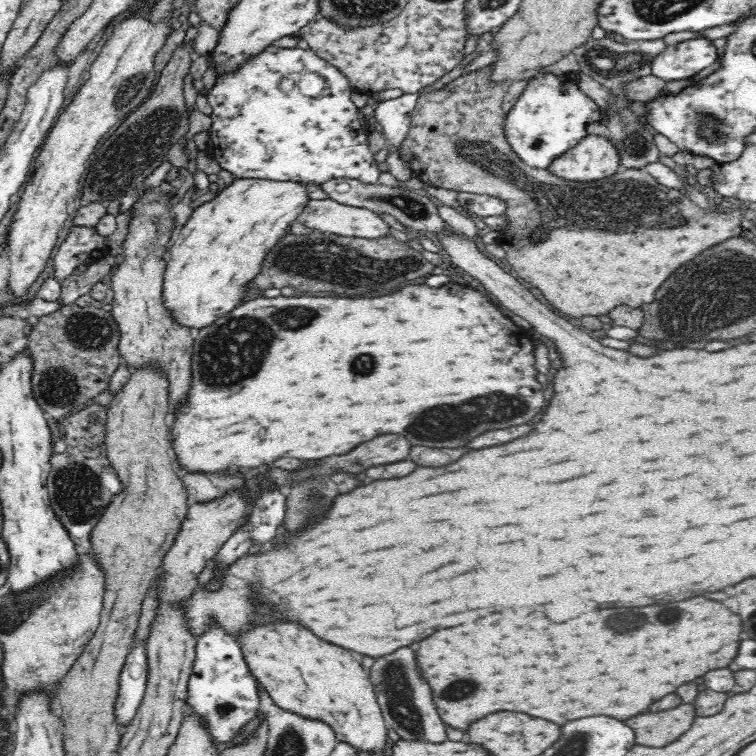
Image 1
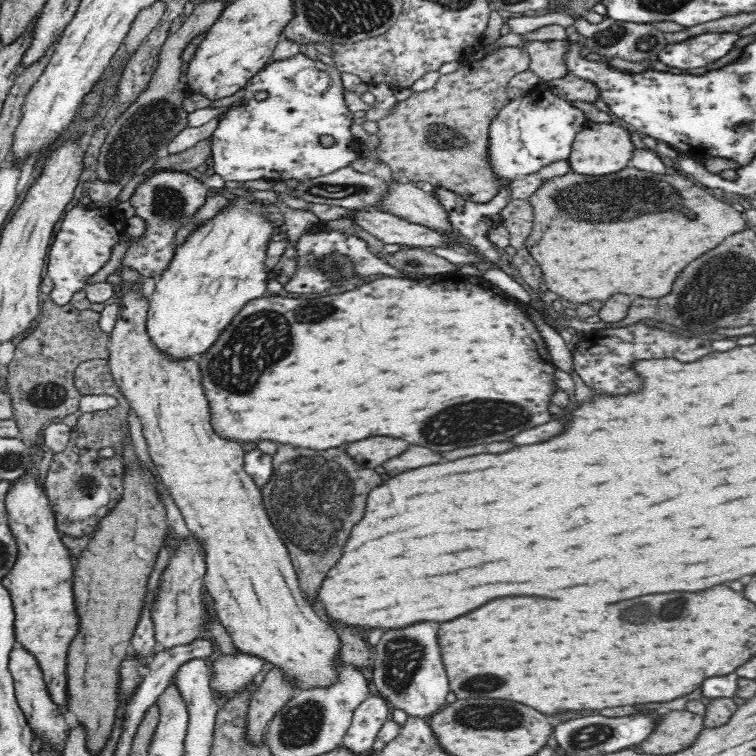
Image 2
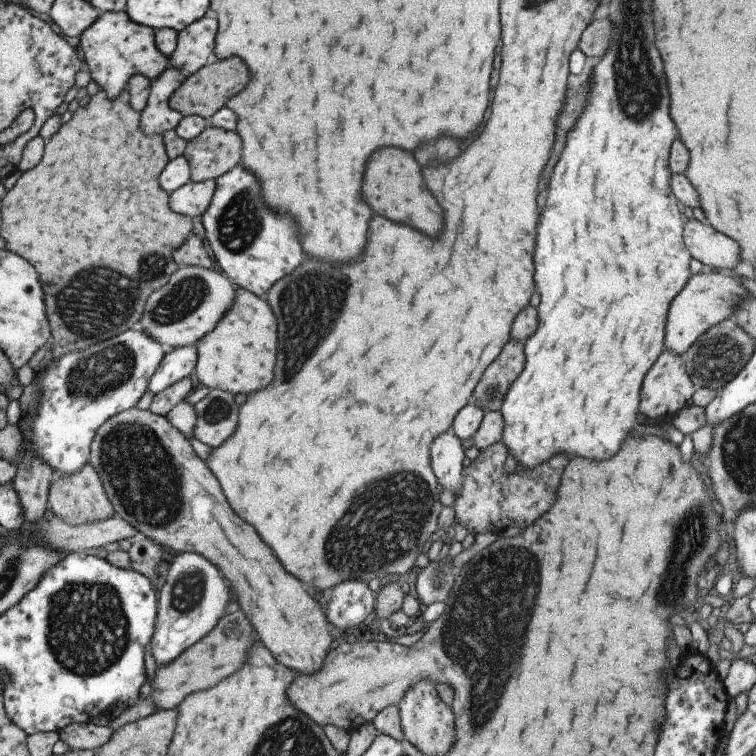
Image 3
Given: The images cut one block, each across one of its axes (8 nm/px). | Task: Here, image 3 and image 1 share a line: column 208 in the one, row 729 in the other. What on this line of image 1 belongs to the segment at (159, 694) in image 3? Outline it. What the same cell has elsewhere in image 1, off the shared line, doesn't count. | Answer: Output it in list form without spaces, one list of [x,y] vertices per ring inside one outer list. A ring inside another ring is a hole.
[[[682,704],[678,710],[650,714],[644,718],[630,718],[626,724],[636,732],[636,742],[642,746],[660,748],[682,736],[696,718],[692,704]]]

